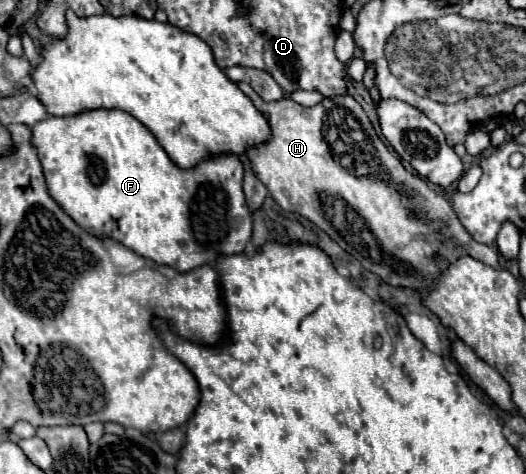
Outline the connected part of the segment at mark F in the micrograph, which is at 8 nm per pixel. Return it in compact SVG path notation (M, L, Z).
M107 108L83 110L75 116L49 116L31 128L31 146L37 150L39 160L43 164L49 194L55 198L55 202L59 202L59 206L63 206L63 210L67 210L67 214L71 214L71 218L75 218L75 222L79 222L79 226L87 226L87 230L95 230L95 234L115 238L117 242L121 242L129 250L137 252L143 258L157 262L157 264L167 264L179 272L187 272L187 270L193 270L197 266L211 262L211 258L215 258L215 254L219 254L219 250L223 250L223 254L239 254L239 250L245 250L247 242L251 240L251 210L247 206L247 200L245 200L245 194L241 188L245 166L237 154L209 156L209 158L201 160L197 166L183 170L169 156L165 156L165 150L159 146L155 136L139 120L135 120L131 114L117 110L117 108L113 108L113 110L107 110Z

